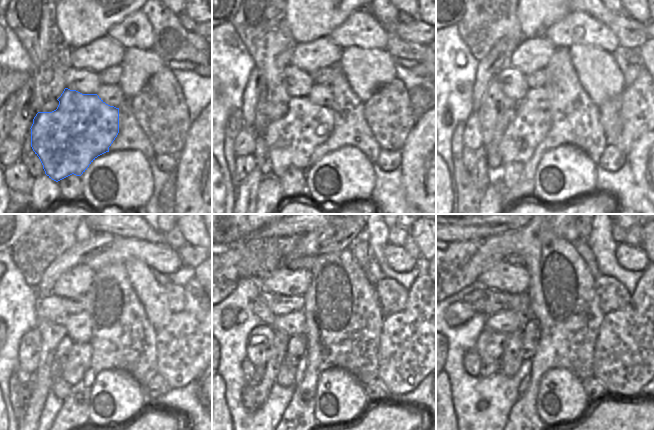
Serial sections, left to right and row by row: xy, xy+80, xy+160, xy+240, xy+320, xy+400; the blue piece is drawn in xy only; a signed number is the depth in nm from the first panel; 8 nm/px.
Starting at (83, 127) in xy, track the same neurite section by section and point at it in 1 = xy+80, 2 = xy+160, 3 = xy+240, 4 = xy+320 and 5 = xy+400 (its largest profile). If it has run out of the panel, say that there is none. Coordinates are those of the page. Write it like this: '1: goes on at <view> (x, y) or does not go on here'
1: goes on at xy+80 (290, 141)
2: goes on at xy+160 (521, 138)
3: goes on at xy+240 (78, 359)
4: goes on at xy+320 (301, 367)
5: goes on at xy+400 (524, 383)

